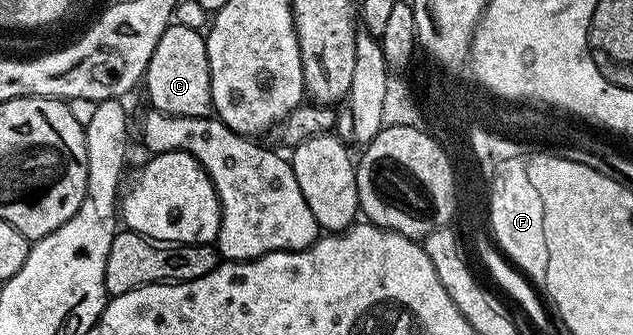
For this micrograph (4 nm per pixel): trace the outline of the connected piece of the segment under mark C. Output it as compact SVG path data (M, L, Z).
M169 25L163 36L159 36L155 52L151 52L151 60L145 69L143 90L144 86L145 94L149 97L148 105L152 109L171 116L206 117L212 111L213 101L205 34L195 28Z

